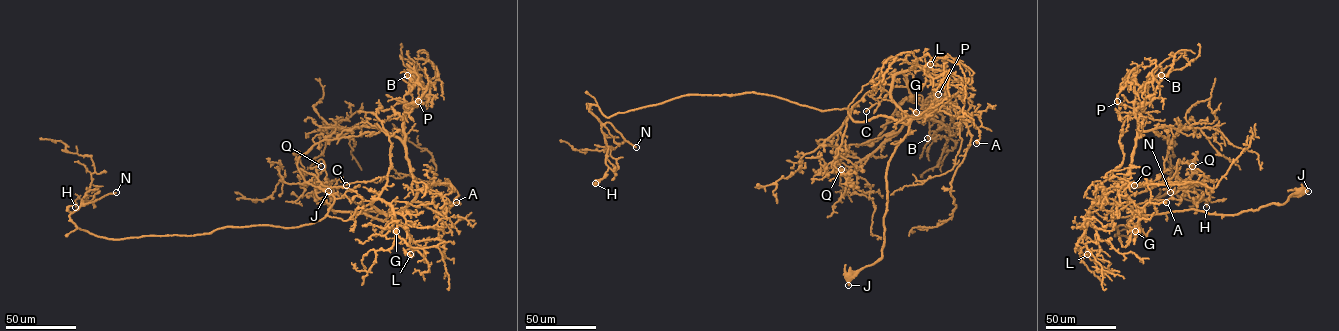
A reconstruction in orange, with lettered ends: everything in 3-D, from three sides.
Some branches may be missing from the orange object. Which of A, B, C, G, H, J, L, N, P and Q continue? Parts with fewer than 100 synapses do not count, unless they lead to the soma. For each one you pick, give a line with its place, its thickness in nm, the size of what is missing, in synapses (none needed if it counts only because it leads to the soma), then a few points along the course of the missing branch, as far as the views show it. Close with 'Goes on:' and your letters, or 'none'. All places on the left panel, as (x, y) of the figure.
N: at (116, 192); 240 nm thick; about 250 synapses; missing branch runs (116, 192), (127, 193), (113, 210), (107, 211), (104, 206), (100, 209)
Goes on: N

